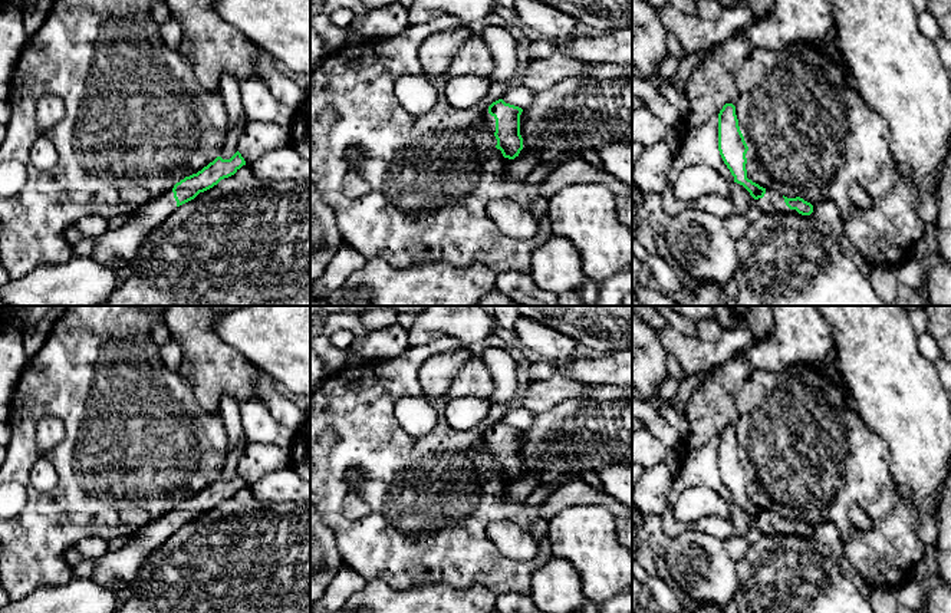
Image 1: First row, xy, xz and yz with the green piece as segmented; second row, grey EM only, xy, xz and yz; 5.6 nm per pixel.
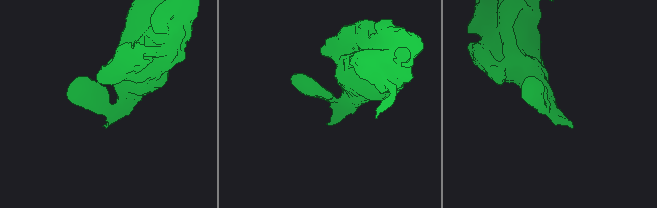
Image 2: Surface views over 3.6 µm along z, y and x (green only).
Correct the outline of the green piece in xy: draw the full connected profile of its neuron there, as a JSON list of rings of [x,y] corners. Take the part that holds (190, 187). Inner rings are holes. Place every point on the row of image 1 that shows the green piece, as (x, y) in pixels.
[[[238,151],[230,159],[217,156],[197,174],[177,182],[172,189],[148,201],[119,228],[98,235],[91,257],[122,277],[129,270],[149,231],[157,228],[180,205],[234,175],[243,165],[246,161]]]

